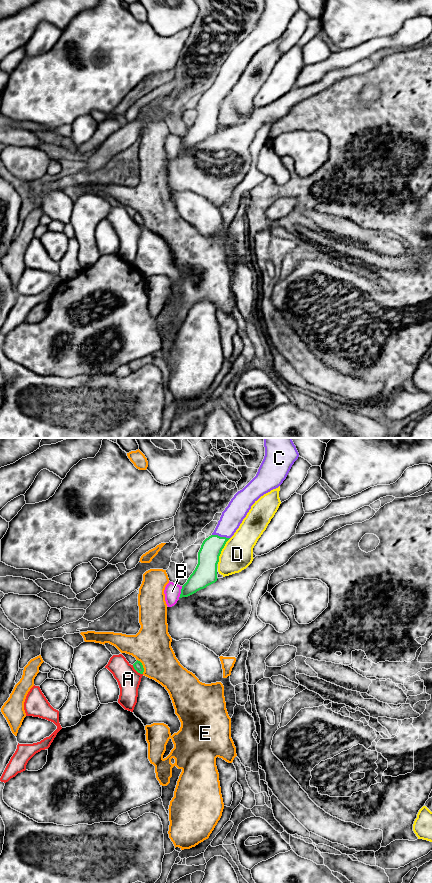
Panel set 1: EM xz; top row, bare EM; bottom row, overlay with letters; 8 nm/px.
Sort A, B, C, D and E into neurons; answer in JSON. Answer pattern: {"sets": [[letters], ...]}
{"sets": [["A"], ["B"], ["C"], ["D"], ["E"]]}

